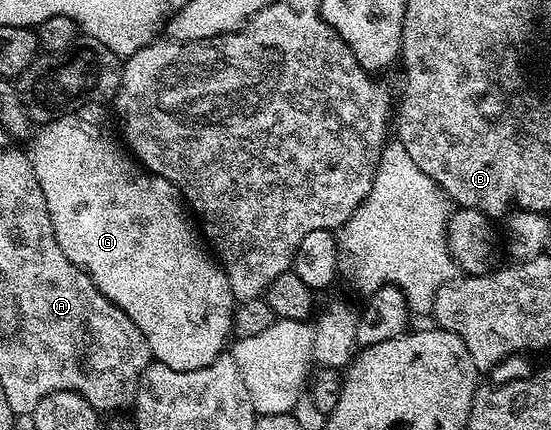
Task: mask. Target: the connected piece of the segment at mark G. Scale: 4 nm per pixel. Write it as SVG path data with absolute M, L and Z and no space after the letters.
M87 105L64 113L53 119L51 123L41 124L33 132L32 142L29 144L31 147L28 148L30 164L36 173L36 181L40 181L40 189L44 193L44 201L48 205L48 217L52 217L52 229L56 233L56 241L60 245L60 249L64 249L64 257L68 257L68 261L72 261L72 265L76 265L81 271L88 273L88 277L94 282L96 289L100 293L104 293L104 297L108 297L108 301L112 301L117 307L124 309L124 313L128 313L128 317L132 317L136 329L140 329L140 333L144 333L150 354L157 362L168 365L177 371L204 369L208 365L212 365L212 361L216 361L219 355L227 350L232 339L236 300L228 285L226 271L212 254L211 248L204 242L199 228L198 231L194 228L195 220L178 188L164 177L153 175L134 158L133 154L124 146L123 140L116 134L112 123L112 128L110 128L110 123L106 120L106 111L107 108L102 105Z

